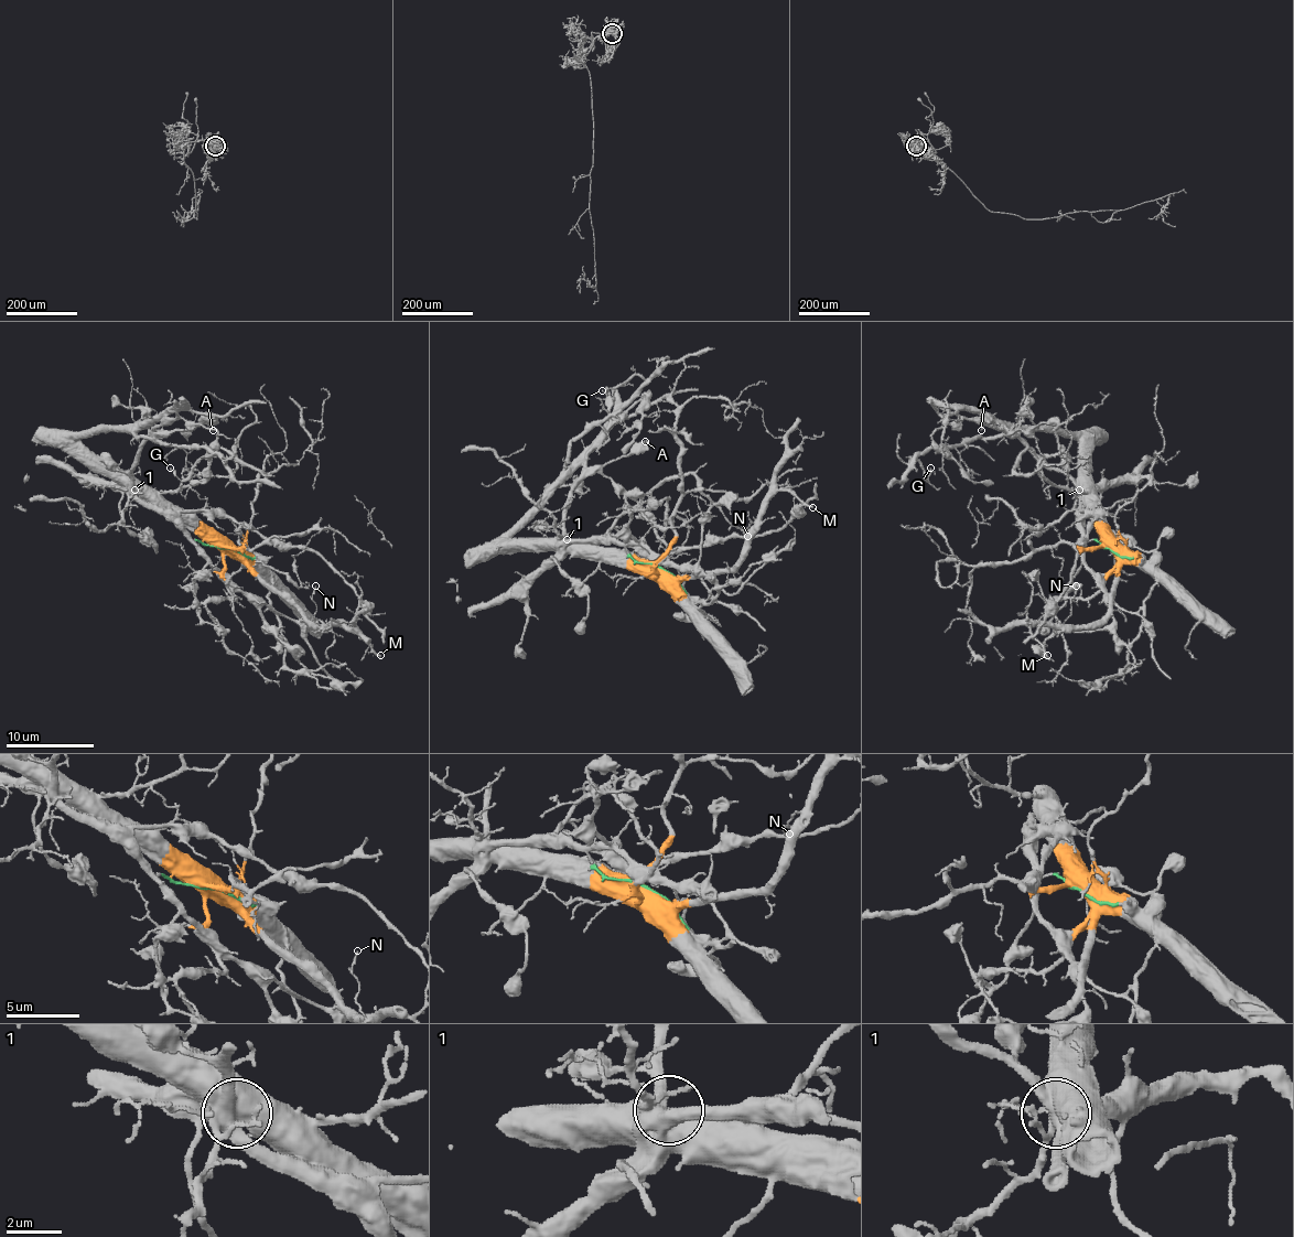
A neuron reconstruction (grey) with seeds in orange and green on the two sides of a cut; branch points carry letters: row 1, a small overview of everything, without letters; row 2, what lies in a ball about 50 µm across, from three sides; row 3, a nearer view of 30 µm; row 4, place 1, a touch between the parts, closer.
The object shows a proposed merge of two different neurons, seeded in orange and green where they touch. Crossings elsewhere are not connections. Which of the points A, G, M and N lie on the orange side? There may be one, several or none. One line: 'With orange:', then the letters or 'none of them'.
With orange: G, M, N

